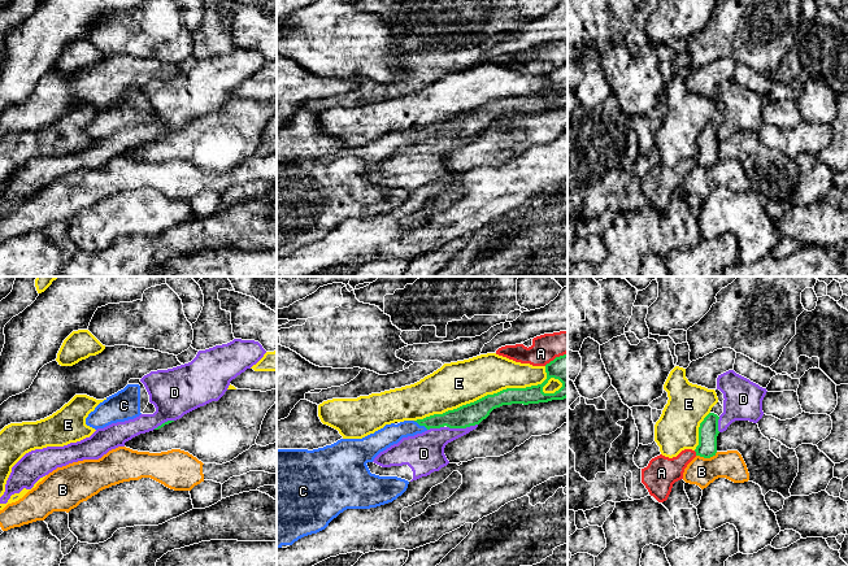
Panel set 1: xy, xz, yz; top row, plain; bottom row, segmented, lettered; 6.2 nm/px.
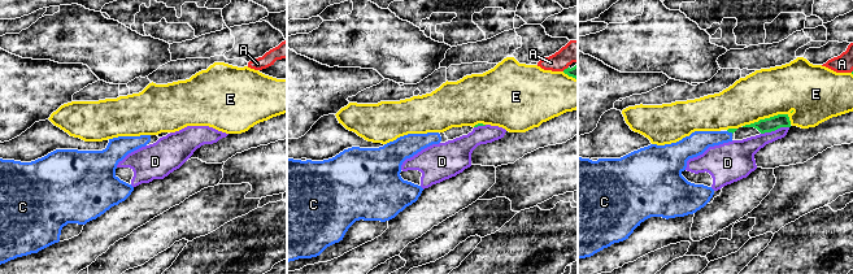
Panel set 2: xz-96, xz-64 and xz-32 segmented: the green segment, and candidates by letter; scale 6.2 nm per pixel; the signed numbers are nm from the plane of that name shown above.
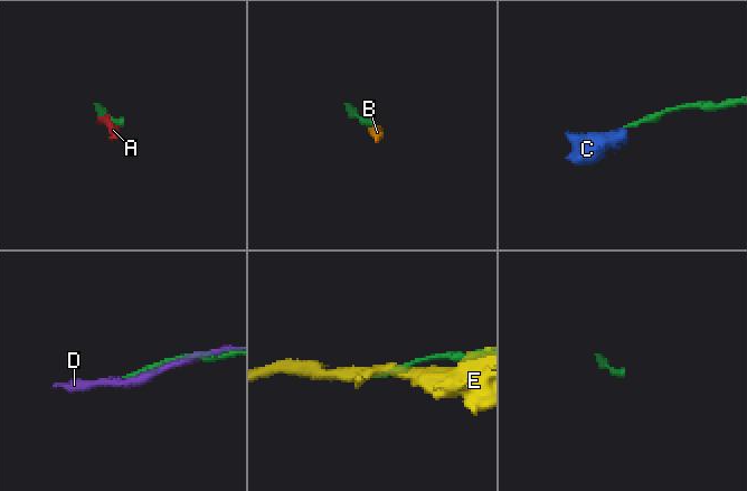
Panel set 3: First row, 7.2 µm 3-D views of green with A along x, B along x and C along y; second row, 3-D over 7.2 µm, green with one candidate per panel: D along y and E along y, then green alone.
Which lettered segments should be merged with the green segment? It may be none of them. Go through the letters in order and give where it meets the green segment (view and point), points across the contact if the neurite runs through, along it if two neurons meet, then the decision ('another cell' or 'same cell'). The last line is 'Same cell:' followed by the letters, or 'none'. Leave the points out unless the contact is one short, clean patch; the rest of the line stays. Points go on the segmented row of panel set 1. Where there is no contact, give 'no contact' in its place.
A: contact xz (556, 357); another cell
B: contact yz (707, 457); another cell
C: contact xz (421, 425); way xz (457, 418), (446, 418), (421, 425), (391, 434); same cell
D: contact xz (461, 427); another cell
E: contact xz (488, 395); another cell
Same cell: C

